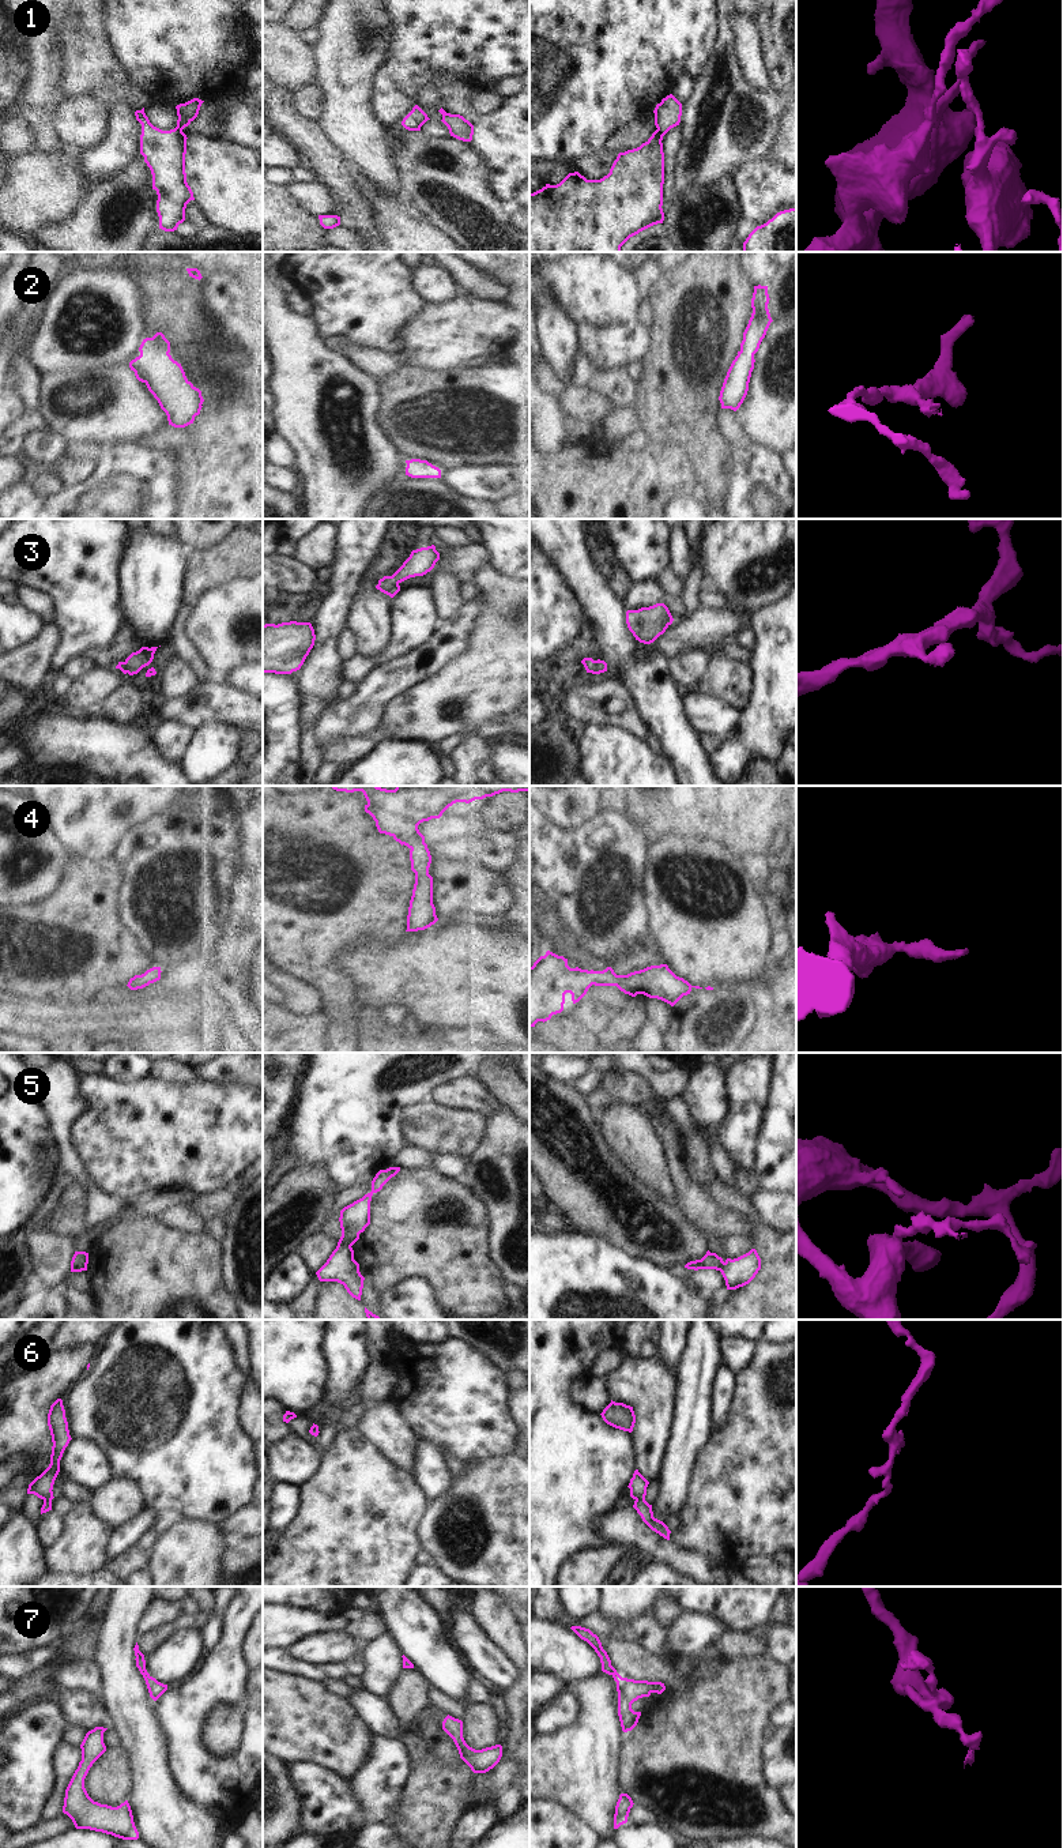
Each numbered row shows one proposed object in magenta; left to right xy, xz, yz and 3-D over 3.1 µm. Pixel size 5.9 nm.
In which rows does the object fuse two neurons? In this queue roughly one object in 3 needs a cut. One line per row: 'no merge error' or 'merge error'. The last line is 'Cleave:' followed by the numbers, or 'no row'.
1: merge error
2: no merge error
3: no merge error
4: no merge error
5: merge error
6: no merge error
7: no merge error
Cleave: 1, 5

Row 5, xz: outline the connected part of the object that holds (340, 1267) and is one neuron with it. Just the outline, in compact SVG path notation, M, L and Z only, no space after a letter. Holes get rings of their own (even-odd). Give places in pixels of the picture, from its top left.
M338 1243L316 1275L320 1281L338 1281L343 1284L353 1298L361 1301L365 1277L359 1272L359 1264L354 1260L351 1246Z

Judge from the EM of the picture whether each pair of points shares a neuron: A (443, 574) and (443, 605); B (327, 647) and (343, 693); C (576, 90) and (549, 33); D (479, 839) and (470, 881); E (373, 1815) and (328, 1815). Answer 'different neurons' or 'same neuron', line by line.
A: same neuron
B: different neurons
C: same neuron
D: different neurons
E: different neurons

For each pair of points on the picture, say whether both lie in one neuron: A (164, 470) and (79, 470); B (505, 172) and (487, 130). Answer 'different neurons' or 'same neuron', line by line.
A: different neurons
B: same neuron

